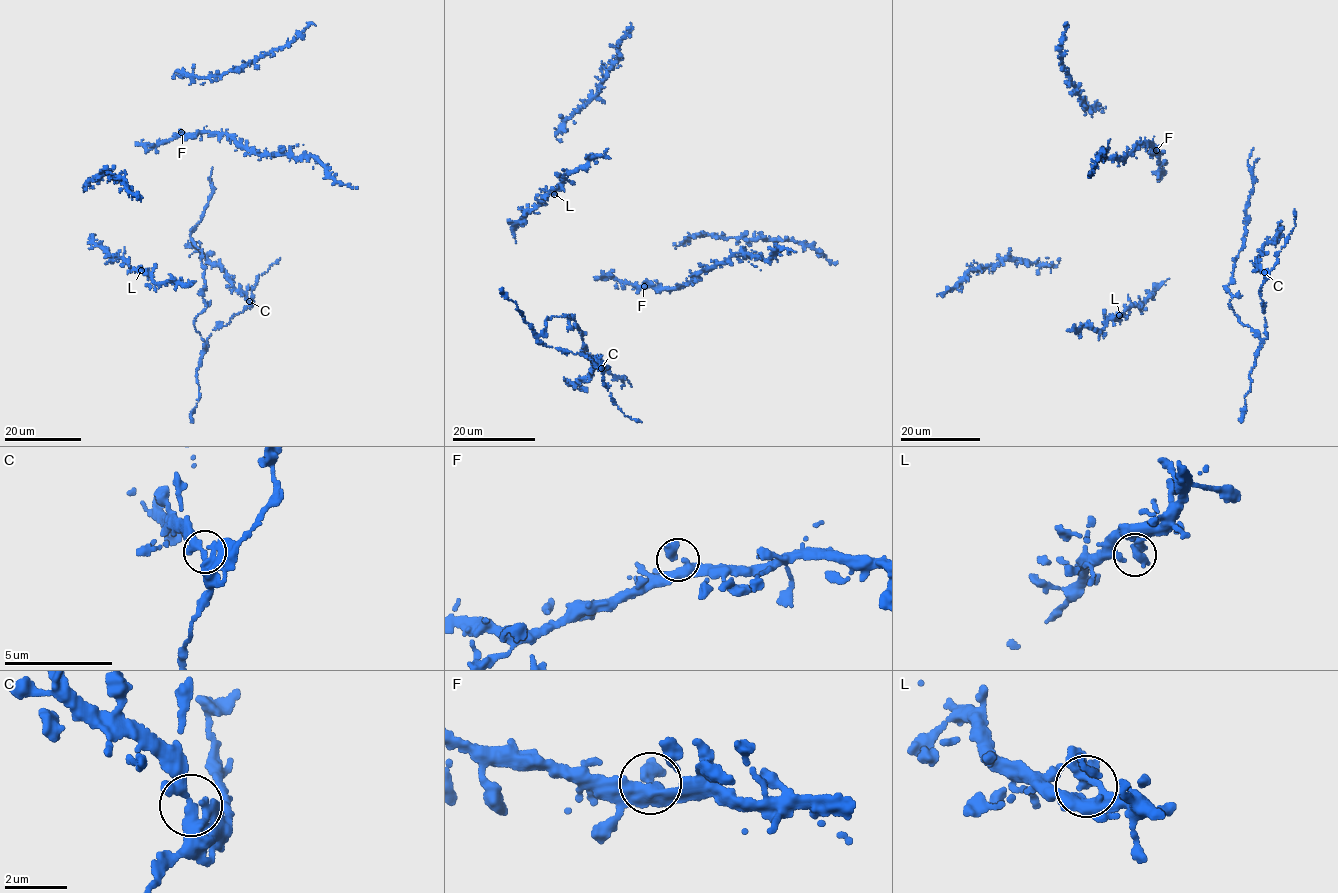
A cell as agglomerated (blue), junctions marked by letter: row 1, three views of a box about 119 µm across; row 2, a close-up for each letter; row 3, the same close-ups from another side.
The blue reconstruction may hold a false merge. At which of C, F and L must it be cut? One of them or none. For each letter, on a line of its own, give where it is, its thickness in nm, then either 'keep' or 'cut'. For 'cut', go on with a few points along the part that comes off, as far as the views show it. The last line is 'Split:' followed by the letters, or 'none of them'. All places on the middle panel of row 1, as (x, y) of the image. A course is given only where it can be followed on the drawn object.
C: at (601, 368); 380 nm thick; cut; foreign part runs (601, 368), (538, 342), (547, 318), (573, 318), (584, 334), (581, 351), (631, 386)
F: at (644, 286); 320 nm thick; keep
L: at (554, 194); 300 nm thick; keep
Split: C

